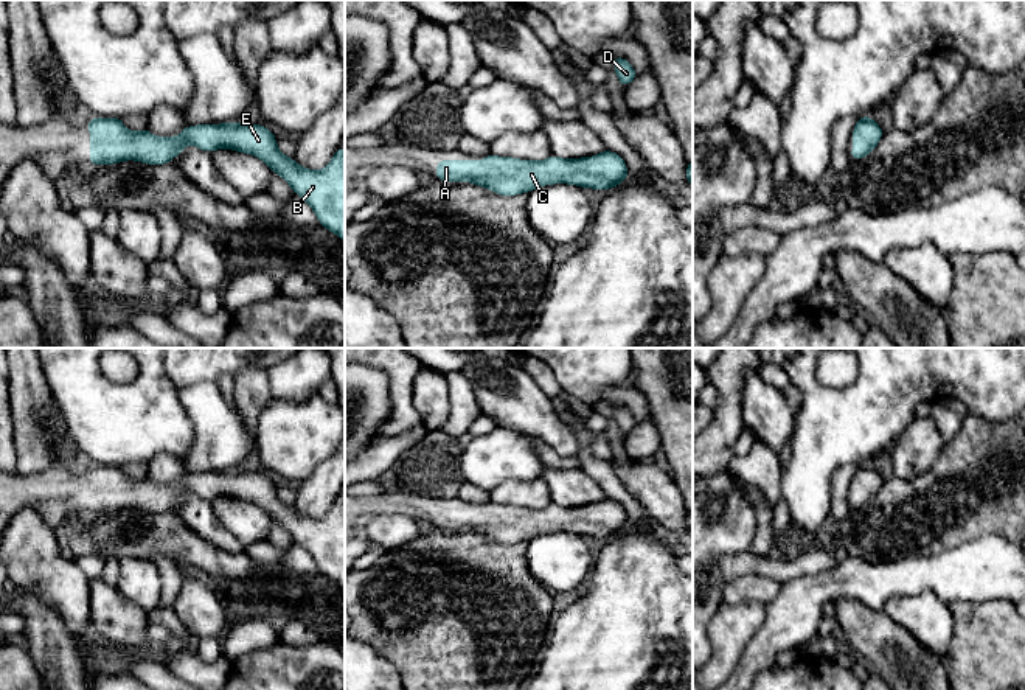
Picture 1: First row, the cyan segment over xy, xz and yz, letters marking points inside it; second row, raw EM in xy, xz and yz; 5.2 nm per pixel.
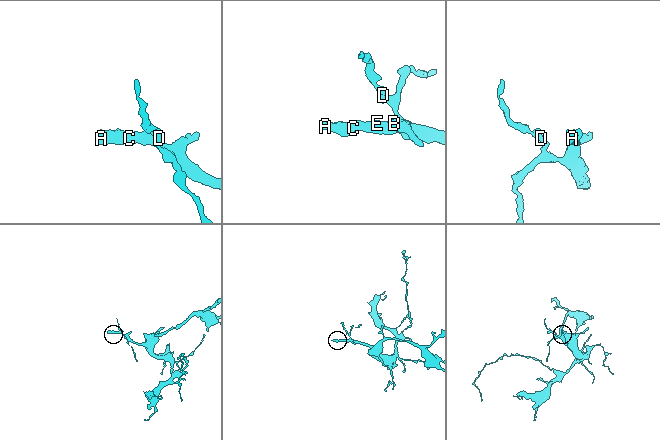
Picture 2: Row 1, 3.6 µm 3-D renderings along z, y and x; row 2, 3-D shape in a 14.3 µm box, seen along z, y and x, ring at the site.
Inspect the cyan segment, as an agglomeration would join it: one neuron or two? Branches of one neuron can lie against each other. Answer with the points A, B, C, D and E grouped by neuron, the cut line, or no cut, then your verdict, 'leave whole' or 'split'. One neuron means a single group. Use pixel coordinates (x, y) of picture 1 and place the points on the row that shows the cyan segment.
groups A B C D E; cut none; leave whole

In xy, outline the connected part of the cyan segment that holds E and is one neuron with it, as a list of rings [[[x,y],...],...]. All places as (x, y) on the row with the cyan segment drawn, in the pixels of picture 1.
[[[92,117],[84,126],[90,131],[90,160],[92,165],[115,165],[126,160],[135,160],[146,165],[171,163],[182,154],[186,145],[193,145],[208,154],[214,149],[231,149],[261,159],[270,171],[283,177],[294,194],[298,194],[315,213],[321,227],[328,228],[345,241],[345,149],[339,146],[332,160],[320,171],[300,166],[292,157],[284,155],[276,146],[273,131],[262,124],[250,123],[219,123],[186,126],[179,137],[155,137],[148,127],[140,132],[129,131],[120,117],[102,118]]]

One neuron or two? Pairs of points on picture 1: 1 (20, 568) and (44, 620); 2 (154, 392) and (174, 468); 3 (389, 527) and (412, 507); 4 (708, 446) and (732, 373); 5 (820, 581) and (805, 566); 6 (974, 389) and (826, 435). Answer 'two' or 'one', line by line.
1: two
2: two
3: two
4: one
5: two
6: one

